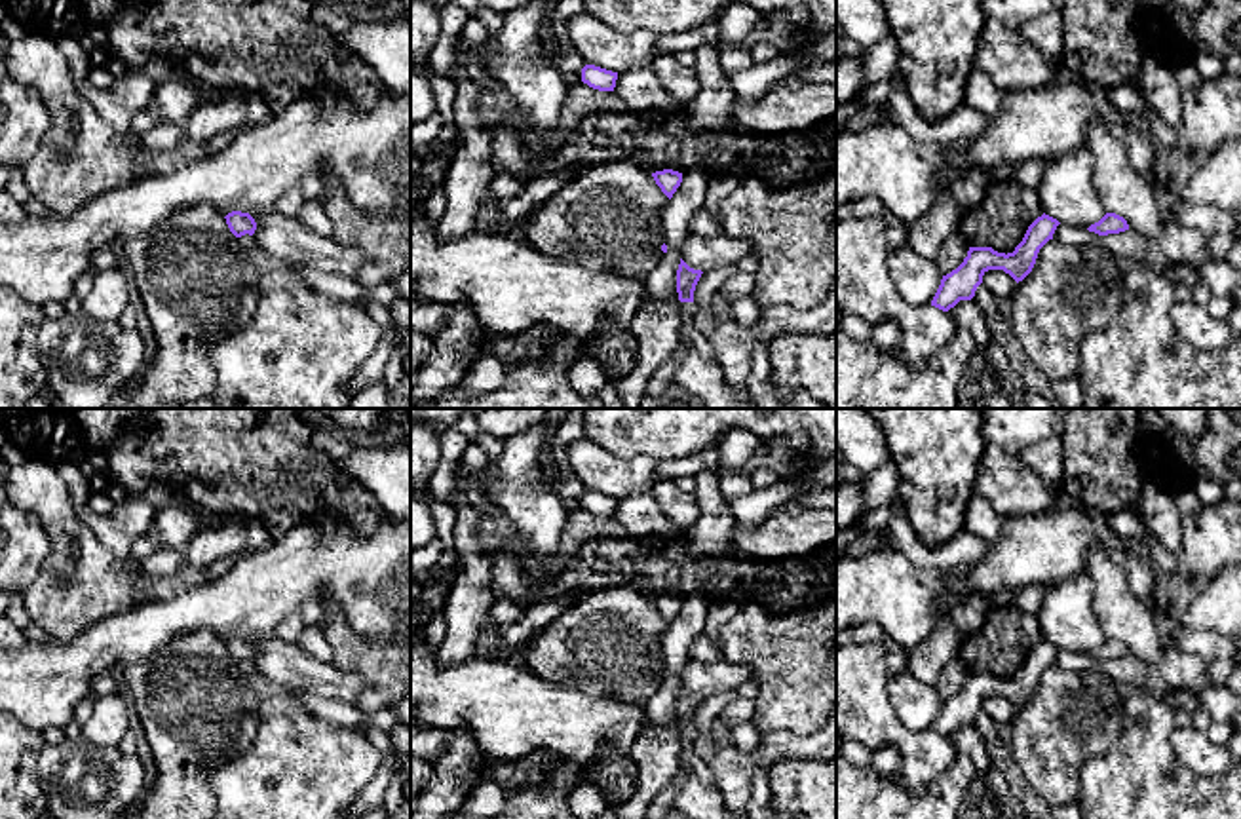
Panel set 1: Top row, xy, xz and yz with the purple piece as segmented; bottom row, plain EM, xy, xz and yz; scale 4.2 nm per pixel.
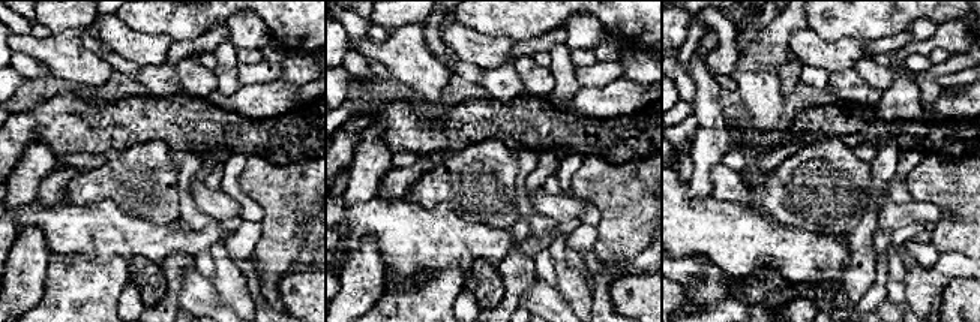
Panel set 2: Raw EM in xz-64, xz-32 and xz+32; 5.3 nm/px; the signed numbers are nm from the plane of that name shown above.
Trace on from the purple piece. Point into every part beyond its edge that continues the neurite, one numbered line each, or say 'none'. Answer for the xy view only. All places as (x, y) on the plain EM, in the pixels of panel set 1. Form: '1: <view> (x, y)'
none

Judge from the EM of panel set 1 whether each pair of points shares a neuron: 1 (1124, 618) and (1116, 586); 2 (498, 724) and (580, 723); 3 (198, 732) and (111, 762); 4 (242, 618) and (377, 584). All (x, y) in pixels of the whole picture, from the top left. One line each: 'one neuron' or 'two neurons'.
1: one neuron
2: one neuron
3: two neurons
4: one neuron

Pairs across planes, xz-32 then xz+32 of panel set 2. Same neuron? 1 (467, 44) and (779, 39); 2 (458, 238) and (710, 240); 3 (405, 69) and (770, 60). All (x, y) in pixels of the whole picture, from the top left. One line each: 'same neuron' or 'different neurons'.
1: different neurons
2: same neuron
3: different neurons

